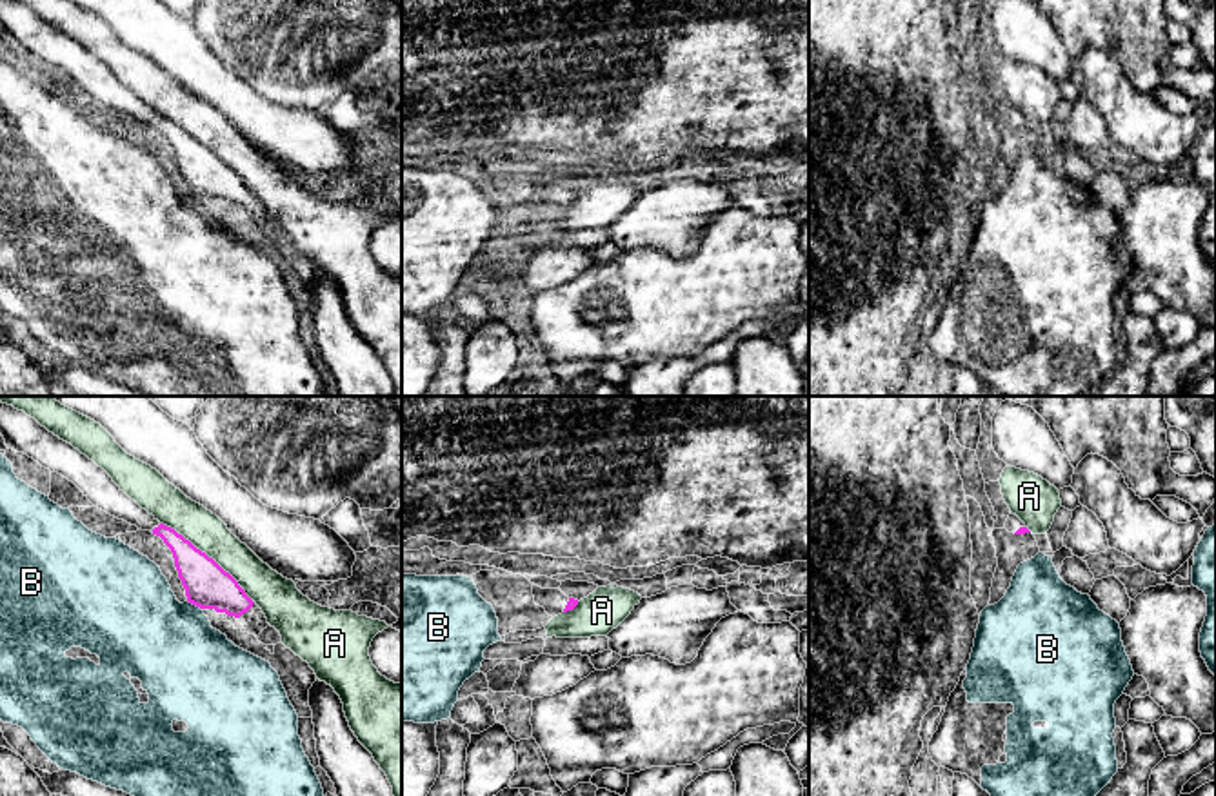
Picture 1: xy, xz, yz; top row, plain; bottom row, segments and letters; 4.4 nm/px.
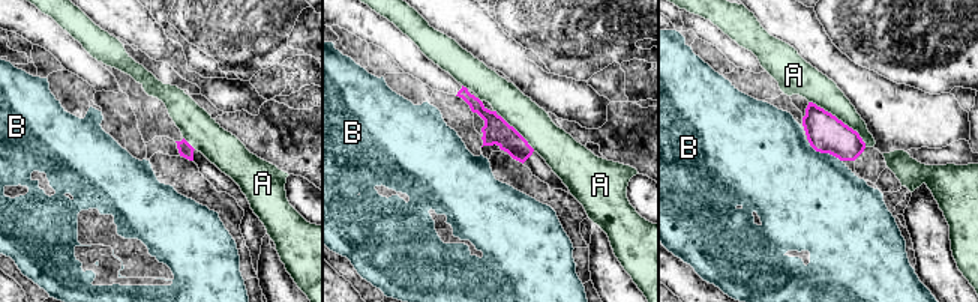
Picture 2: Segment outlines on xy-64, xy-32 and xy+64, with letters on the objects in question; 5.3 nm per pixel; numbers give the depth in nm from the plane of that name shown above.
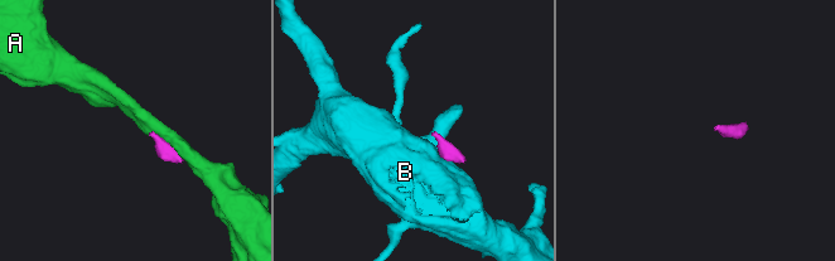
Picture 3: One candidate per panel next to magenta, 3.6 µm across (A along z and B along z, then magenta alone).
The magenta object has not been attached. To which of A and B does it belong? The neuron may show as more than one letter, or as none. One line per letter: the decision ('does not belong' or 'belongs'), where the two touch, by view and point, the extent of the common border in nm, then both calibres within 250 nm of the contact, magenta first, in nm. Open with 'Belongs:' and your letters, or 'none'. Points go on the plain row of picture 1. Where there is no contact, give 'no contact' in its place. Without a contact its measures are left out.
Belongs: none
A: does not belong; contact xy (208, 149); length 550 nm; calibres 200 and 170 nm
B: does not belong; contact xy (195, 197); length 80 nm; calibres 200 and 400 nm

